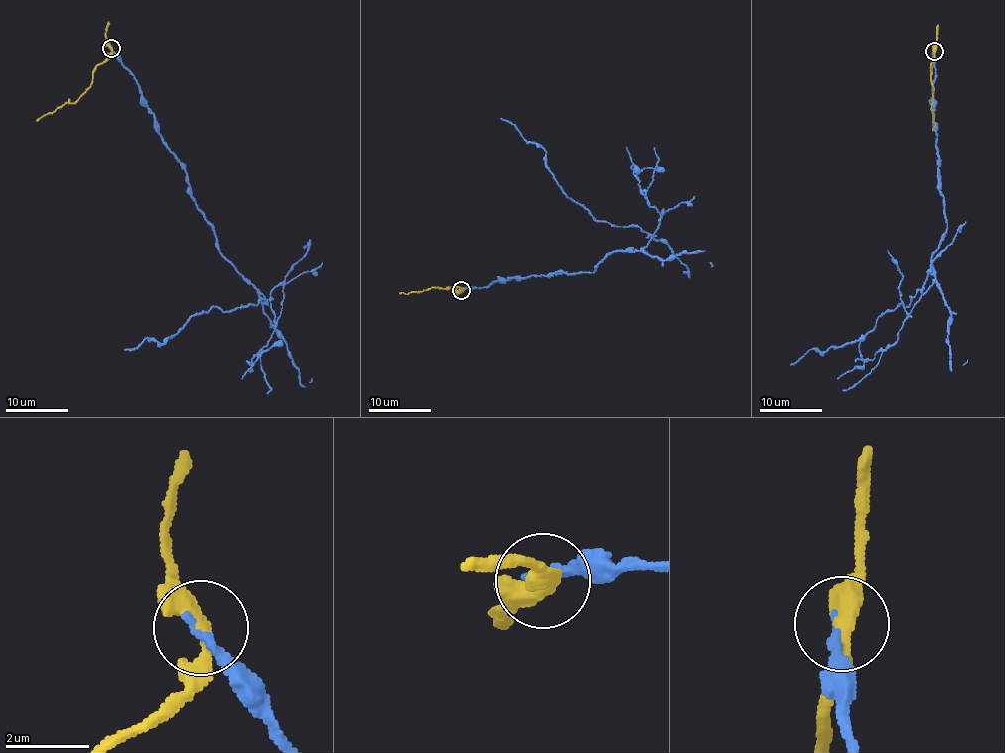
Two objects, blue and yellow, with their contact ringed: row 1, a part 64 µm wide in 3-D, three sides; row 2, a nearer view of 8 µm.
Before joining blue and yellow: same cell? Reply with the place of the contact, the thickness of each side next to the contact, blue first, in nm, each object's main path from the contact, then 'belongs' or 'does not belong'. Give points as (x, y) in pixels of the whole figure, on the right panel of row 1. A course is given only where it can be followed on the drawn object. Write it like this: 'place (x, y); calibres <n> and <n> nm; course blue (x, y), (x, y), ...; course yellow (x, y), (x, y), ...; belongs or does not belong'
place (934, 51); calibres 240 and 380 nm; course blue (932, 51), (946, 220), (932, 258), (935, 280), (863, 338), (810, 349), (790, 365); course yellow (934, 51), (930, 107), (934, 131); does not belong

